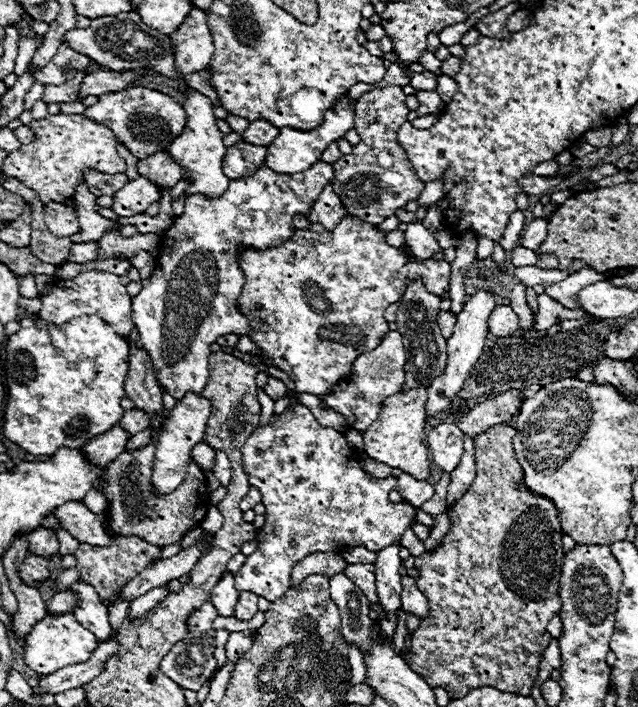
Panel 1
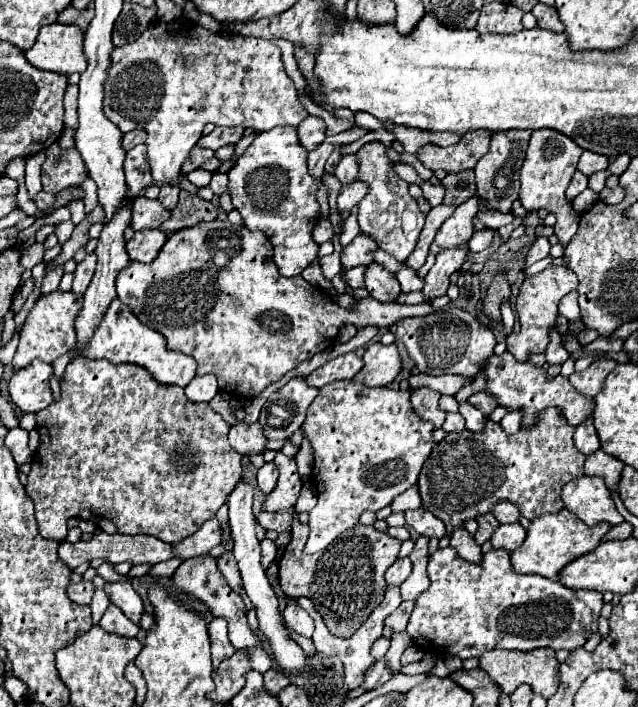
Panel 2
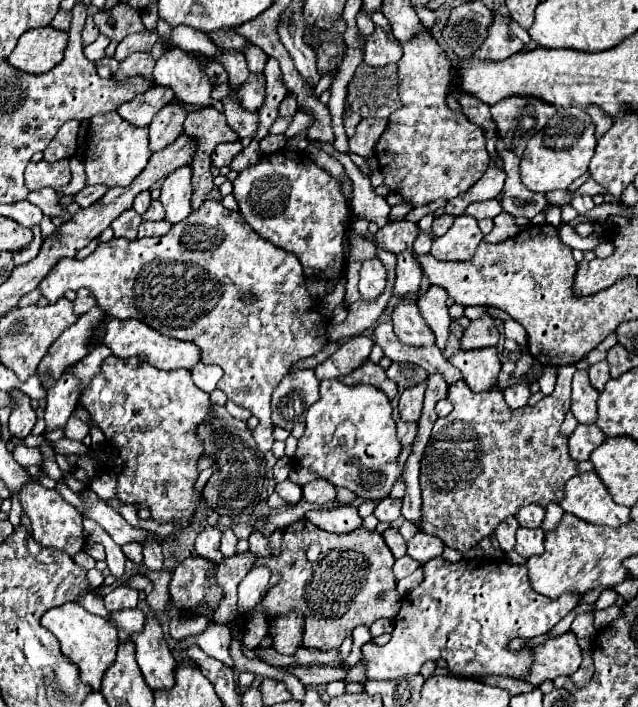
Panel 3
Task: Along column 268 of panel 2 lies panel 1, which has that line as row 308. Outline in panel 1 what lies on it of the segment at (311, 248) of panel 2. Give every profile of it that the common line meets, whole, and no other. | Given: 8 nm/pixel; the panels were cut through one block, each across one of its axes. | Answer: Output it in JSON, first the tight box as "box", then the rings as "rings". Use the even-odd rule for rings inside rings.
{"box":[130,162,334,400],"rings":[[[316,162],[302,174],[278,174],[262,164],[252,176],[230,180],[228,190],[220,198],[208,198],[204,194],[192,194],[184,202],[184,214],[174,218],[174,224],[160,238],[160,254],[150,278],[142,280],[142,290],[132,298],[130,318],[140,334],[142,348],[150,354],[156,368],[158,382],[180,400],[186,392],[202,392],[208,382],[208,358],[210,344],[220,336],[238,334],[248,336],[248,318],[238,308],[238,298],[244,286],[244,272],[240,268],[242,248],[274,248],[282,246],[294,232],[292,216],[308,216],[312,204],[322,194],[324,186],[332,180],[334,168],[326,162]]]}

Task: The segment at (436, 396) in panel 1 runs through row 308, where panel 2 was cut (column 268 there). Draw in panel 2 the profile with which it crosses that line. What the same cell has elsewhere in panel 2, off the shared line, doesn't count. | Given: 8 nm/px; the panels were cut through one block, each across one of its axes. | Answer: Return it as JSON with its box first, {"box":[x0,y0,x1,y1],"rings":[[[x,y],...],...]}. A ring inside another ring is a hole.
{"box":[256,462,278,494],"rings":[[[266,462],[266,464],[258,470],[256,480],[258,480],[258,488],[260,488],[264,494],[272,492],[272,488],[276,486],[276,480],[278,480],[278,468],[276,468],[276,464],[274,464],[274,462]]]}

